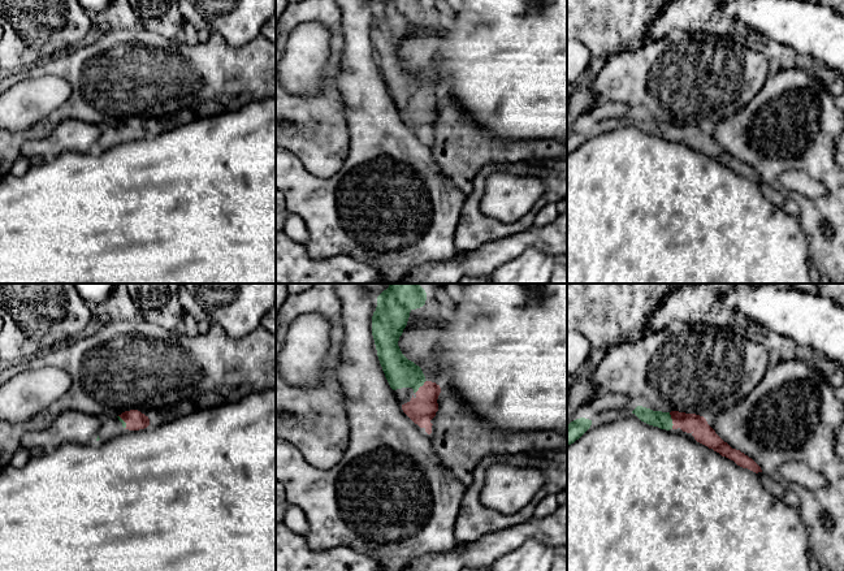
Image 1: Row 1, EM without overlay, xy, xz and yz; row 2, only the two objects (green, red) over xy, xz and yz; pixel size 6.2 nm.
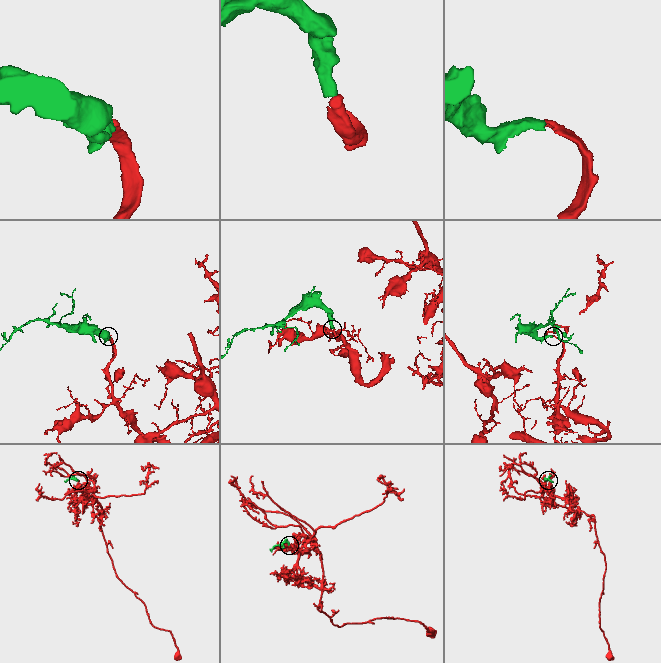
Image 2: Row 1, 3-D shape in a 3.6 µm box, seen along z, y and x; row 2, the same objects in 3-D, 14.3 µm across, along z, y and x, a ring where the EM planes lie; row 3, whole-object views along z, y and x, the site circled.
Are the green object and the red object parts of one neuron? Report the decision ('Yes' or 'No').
Yes

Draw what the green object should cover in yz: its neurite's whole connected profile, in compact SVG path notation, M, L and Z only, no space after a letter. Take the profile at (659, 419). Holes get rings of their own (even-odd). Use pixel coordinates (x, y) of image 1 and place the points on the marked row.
M637 406L632 414L635 414L641 421L661 429L670 431L680 428L683 432L691 433L697 442L713 449L722 457L733 460L737 466L748 468L756 473L762 472L761 467L752 458L740 450L732 449L724 442L707 424L704 416L679 411L653 411L642 406Z

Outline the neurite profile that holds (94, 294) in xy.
M74 284L77 293L90 306L95 307L107 300L116 284Z

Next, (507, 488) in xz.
M495 463L480 490L480 502L503 515L525 507L544 486L545 476L536 468Z

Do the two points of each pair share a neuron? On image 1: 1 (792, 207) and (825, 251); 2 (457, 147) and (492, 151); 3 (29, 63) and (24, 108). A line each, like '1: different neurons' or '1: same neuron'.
1: different neurons
2: same neuron
3: different neurons

